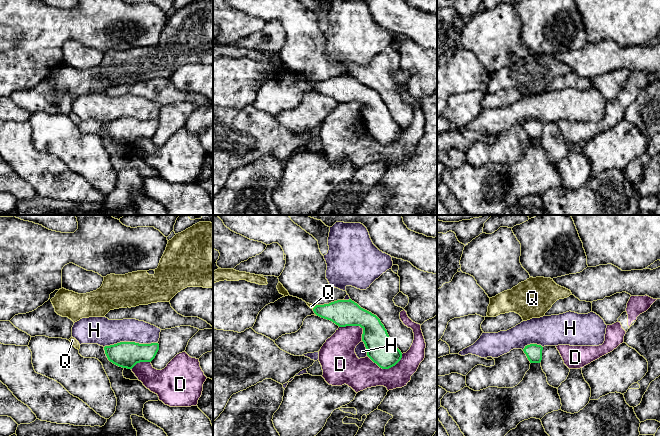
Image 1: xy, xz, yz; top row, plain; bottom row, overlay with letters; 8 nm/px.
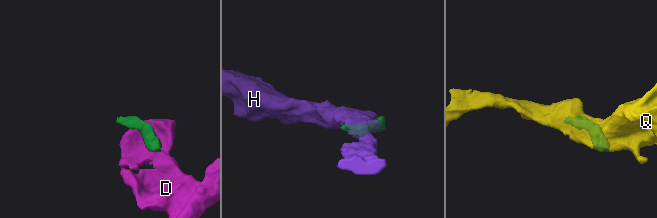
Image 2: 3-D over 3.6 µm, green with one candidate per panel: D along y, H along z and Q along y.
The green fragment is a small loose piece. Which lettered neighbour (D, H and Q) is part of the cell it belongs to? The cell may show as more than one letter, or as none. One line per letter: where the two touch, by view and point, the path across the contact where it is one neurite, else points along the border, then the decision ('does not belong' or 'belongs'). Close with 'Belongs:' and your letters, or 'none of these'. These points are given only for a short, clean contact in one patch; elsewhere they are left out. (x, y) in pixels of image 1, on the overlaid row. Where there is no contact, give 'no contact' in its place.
D: meets green in xz at (385, 368); does not belong
H: meets green in xy at (130, 342); does not belong
Q: meets green in xz at (314, 307); runs through xz (343, 313), (322, 311), (314, 307), (311, 306); belongs
Belongs: Q

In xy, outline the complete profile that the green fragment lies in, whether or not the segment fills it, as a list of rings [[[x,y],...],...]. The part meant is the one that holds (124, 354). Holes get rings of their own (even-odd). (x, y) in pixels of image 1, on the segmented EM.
[[[120,342],[105,346],[104,350],[110,362],[122,368],[132,369],[137,363],[151,362],[159,350],[159,344]]]

